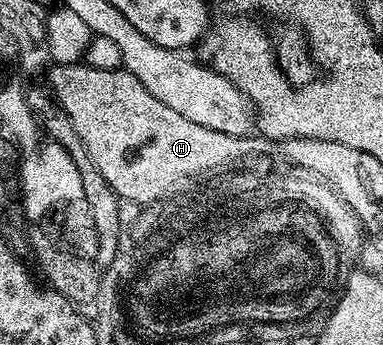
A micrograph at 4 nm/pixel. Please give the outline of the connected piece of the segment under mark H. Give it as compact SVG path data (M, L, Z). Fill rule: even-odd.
M54 63L51 68L45 80L52 97L70 118L91 162L122 201L137 203L140 206L157 202L168 195L172 191L171 188L186 183L191 174L205 172L207 168L232 162L232 159L248 152L272 153L292 167L316 171L325 178L329 178L334 171L335 146L339 145L336 141L305 137L272 140L260 134L237 136L223 133L184 118L164 102L154 98L148 90L145 90L145 86L124 68L97 69L80 63Z

